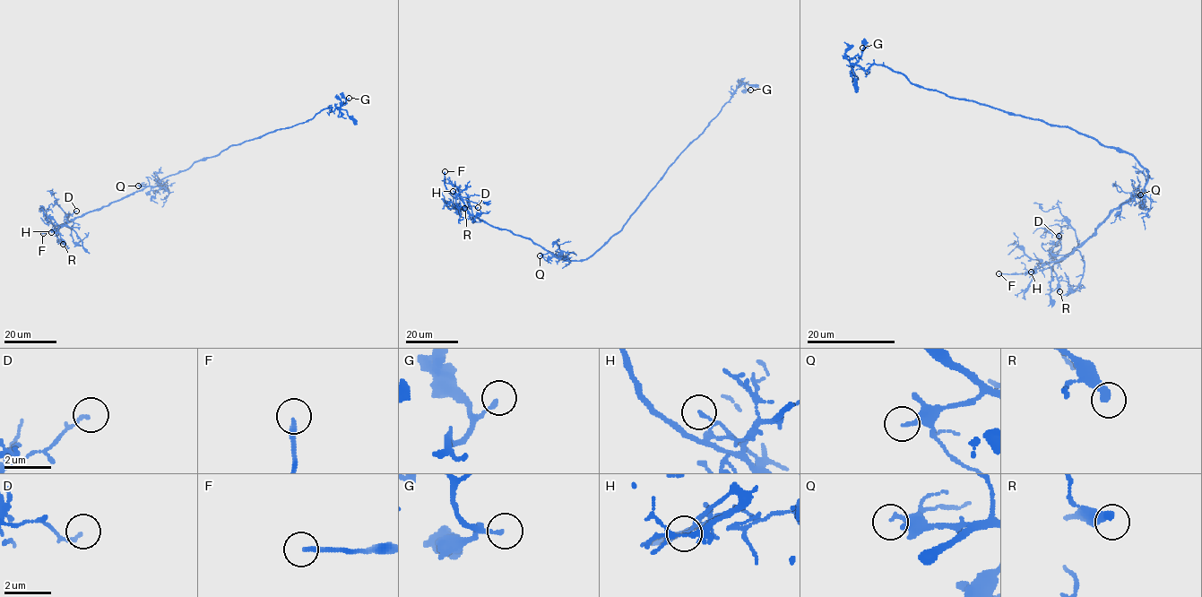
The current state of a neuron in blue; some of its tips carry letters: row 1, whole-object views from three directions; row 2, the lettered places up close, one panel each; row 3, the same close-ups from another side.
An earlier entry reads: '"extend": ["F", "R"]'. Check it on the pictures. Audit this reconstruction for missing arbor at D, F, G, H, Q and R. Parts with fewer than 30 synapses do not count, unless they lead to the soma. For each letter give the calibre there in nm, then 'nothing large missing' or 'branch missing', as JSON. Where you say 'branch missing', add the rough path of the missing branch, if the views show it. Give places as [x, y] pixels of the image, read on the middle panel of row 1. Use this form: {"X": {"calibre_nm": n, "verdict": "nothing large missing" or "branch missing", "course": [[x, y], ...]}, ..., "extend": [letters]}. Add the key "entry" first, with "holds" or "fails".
{"entry": "holds", "D": {"calibre_nm": 140, "verdict": "nothing large missing"}, "F": {"calibre_nm": 220, "verdict": "branch missing", "course": [[445, 171], [445, 158], [440, 151], [439, 159], [430, 162], [416, 181], [415, 221], [421, 237], [432, 246]]}, "G": {"calibre_nm": 150, "verdict": "nothing large missing"}, "H": {"calibre_nm": 100, "verdict": "nothing large missing"}, "Q": {"calibre_nm": 190, "verdict": "nothing large missing"}, "R": {"calibre_nm": 400, "verdict": "branch missing", "course": [[464, 208], [473, 208], [473, 200], [478, 195]]}, "extend": ["F", "R"]}

